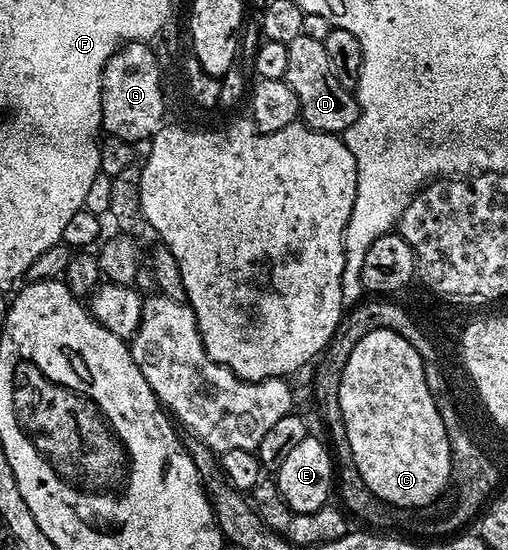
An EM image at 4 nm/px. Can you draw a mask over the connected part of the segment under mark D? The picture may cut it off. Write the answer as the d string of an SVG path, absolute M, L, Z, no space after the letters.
M301 35L288 42L287 47L284 80L292 88L294 95L298 95L299 120L308 128L317 129L319 133L344 134L352 126L354 119L358 119L360 108L355 92L338 83L338 75L334 75L334 71L330 69L324 42Z

